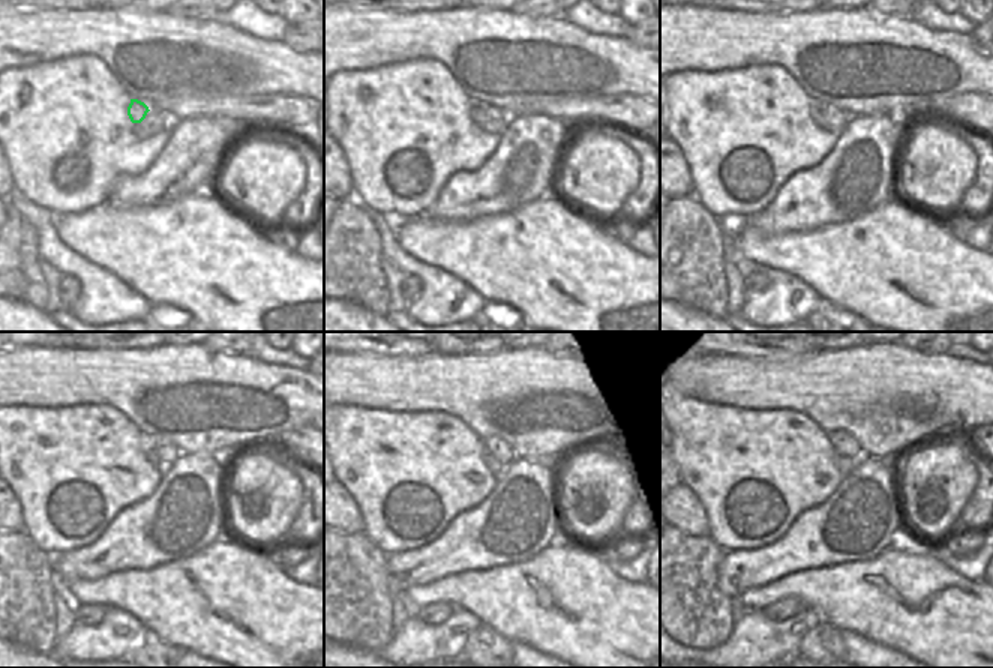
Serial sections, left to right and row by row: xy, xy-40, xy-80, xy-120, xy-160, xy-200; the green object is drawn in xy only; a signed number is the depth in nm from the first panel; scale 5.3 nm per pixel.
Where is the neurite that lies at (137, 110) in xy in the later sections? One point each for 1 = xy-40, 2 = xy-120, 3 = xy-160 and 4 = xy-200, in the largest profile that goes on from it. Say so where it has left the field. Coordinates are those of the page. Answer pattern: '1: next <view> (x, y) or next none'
1: next xy-40 (477, 108)
2: next xy-120 (146, 442)
3: next xy-160 (497, 469)
4: next xy-200 (846, 464)

